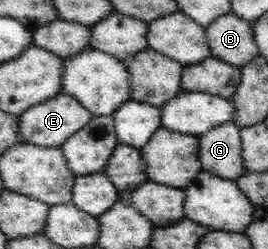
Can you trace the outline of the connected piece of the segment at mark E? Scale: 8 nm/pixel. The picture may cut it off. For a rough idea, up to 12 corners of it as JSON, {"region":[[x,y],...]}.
{"region":[[59,92],[18,115],[27,143],[60,146],[92,113]]}

